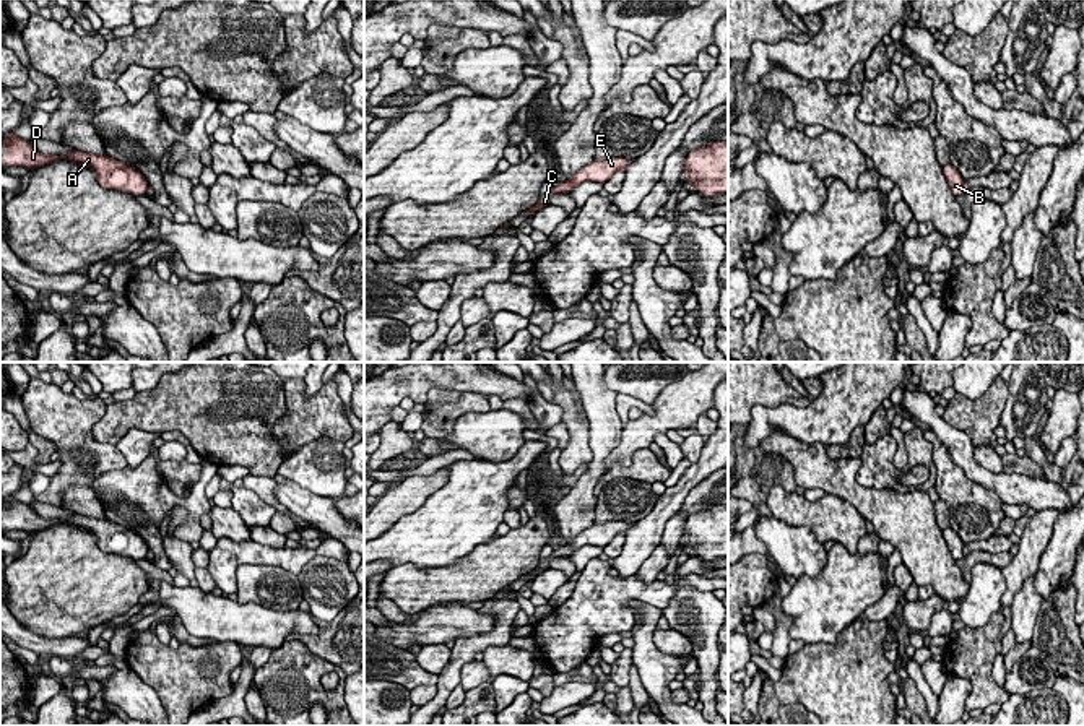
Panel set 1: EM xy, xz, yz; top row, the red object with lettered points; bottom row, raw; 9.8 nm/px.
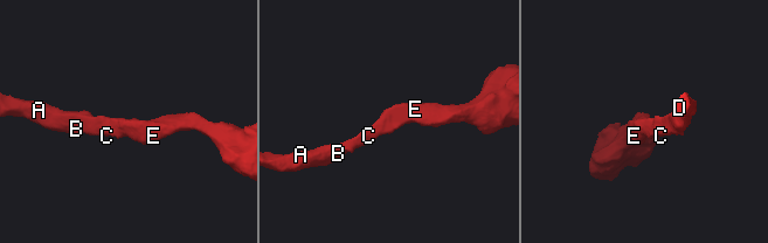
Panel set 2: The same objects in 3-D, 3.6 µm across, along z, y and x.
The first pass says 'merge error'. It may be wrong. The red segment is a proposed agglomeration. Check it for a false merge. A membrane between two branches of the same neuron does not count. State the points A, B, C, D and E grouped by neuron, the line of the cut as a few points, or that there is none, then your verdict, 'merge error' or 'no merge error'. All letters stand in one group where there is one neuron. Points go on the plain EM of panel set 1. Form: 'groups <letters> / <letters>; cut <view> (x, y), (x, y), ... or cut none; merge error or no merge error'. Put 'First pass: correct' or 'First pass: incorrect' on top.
First pass: incorrect
groups A B C D E; cut none; no merge error

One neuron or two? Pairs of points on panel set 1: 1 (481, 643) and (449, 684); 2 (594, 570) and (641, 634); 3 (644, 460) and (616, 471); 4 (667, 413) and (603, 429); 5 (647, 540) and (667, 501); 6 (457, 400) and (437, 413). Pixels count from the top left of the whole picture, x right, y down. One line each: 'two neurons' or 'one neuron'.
1: one neuron
2: two neurons
3: one neuron
4: two neurons
5: one neuron
6: one neuron

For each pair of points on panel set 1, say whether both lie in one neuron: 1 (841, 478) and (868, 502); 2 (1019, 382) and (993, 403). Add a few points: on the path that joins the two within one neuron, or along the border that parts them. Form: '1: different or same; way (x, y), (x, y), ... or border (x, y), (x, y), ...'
1: same; way (847, 484), (862, 497)
2: different; border (1008, 385), (1008, 398), (998, 424)

